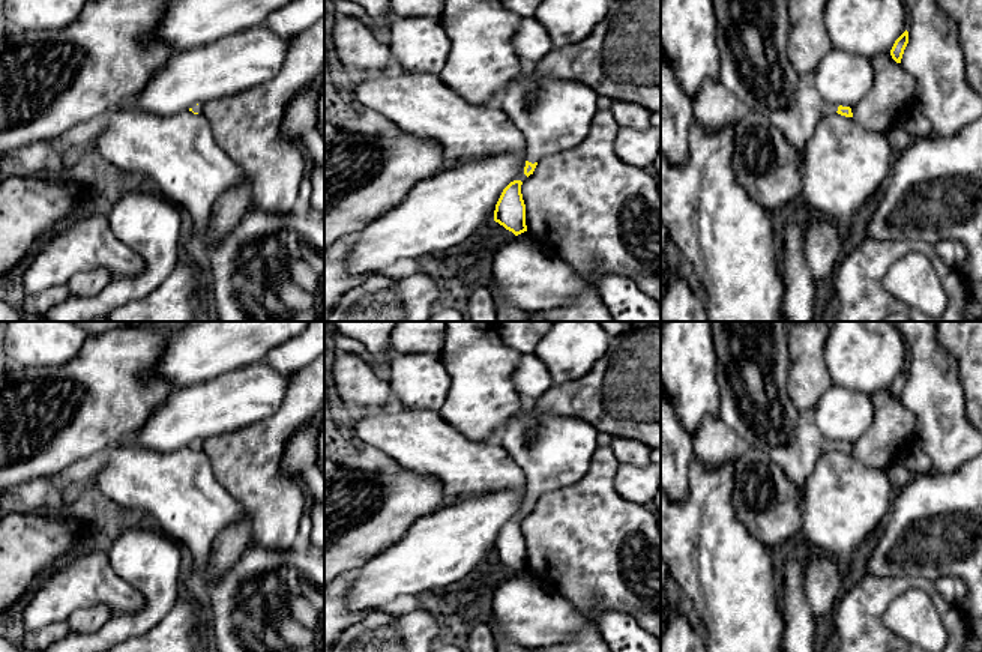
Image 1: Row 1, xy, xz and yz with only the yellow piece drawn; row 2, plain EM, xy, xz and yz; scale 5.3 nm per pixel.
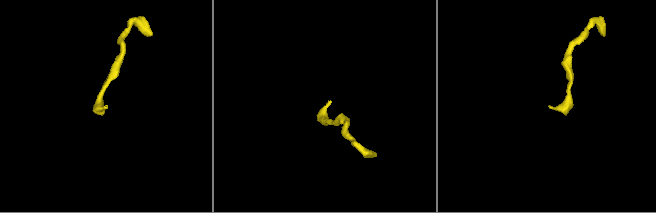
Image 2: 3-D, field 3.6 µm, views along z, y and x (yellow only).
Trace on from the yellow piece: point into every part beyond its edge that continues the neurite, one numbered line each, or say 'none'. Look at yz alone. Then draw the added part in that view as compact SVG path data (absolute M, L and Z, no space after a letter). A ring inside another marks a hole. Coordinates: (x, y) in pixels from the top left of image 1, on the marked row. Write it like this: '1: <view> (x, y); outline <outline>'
1: yz (751, 35); outline M710 0L716 15L716 47L721 56L719 81L742 110L763 114L794 149L797 162L820 119L836 113L811 81L802 78L788 56L788 0Z

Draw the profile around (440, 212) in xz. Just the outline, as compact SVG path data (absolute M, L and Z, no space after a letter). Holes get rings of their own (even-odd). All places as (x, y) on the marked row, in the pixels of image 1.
M515 155L491 156L462 162L419 182L396 207L378 215L353 233L348 248L350 273L387 270L399 258L419 258L426 254L443 255L462 243L483 224L494 219L496 204L503 189L514 180L524 182L527 158Z

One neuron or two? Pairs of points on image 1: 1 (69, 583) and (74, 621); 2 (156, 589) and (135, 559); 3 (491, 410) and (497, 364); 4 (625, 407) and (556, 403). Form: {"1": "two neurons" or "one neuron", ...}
{"1": "two neurons", "2": "one neuron", "3": "one neuron", "4": "one neuron"}

